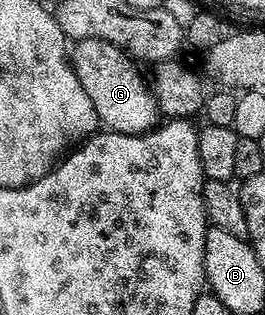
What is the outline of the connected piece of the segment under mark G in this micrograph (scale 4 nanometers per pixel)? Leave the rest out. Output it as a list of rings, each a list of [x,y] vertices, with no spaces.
[[[80,38],[72,46],[72,65],[84,92],[88,92],[88,100],[92,100],[92,108],[96,108],[99,123],[107,131],[115,134],[145,134],[157,127],[160,122],[158,101],[154,98],[151,83],[141,74],[139,63],[129,54],[99,38]]]

